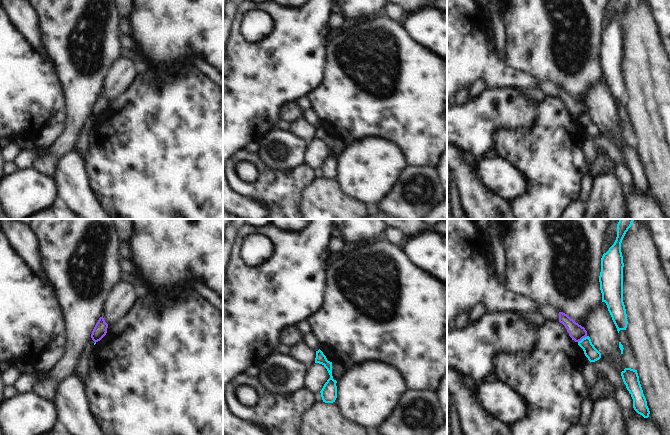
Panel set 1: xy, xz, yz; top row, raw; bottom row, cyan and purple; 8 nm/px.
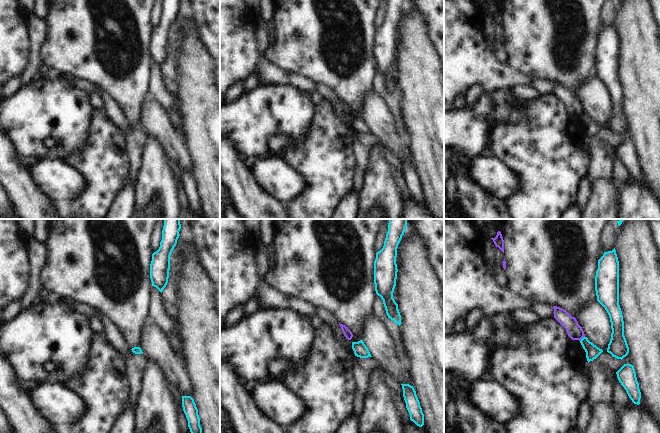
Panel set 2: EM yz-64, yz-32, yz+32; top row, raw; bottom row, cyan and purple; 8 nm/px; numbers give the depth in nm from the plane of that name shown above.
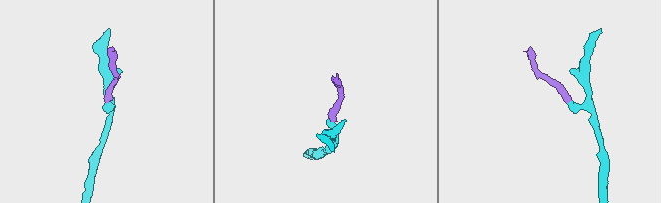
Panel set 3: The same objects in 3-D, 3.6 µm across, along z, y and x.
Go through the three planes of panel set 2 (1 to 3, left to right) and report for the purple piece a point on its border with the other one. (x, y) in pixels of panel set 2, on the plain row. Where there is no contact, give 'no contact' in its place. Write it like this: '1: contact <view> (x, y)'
1: no contact
2: no contact
3: contact yz+32 (582, 114)

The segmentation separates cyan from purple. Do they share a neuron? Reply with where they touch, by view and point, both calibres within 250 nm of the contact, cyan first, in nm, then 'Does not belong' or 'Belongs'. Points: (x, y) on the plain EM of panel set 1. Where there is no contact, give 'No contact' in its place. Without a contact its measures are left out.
Touches cyan at yz (583, 114). Thickness 100 nm (cyan) against 120 nm. Does not belong

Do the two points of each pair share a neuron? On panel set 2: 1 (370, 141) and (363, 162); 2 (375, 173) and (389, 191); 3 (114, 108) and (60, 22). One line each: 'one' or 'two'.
1: one
2: one
3: two

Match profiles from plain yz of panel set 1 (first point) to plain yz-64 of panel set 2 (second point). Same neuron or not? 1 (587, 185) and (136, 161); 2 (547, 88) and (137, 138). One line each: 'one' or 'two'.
1: one
2: one

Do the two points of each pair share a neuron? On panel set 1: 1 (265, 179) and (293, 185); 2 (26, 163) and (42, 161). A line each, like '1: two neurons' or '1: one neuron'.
1: one neuron
2: two neurons

